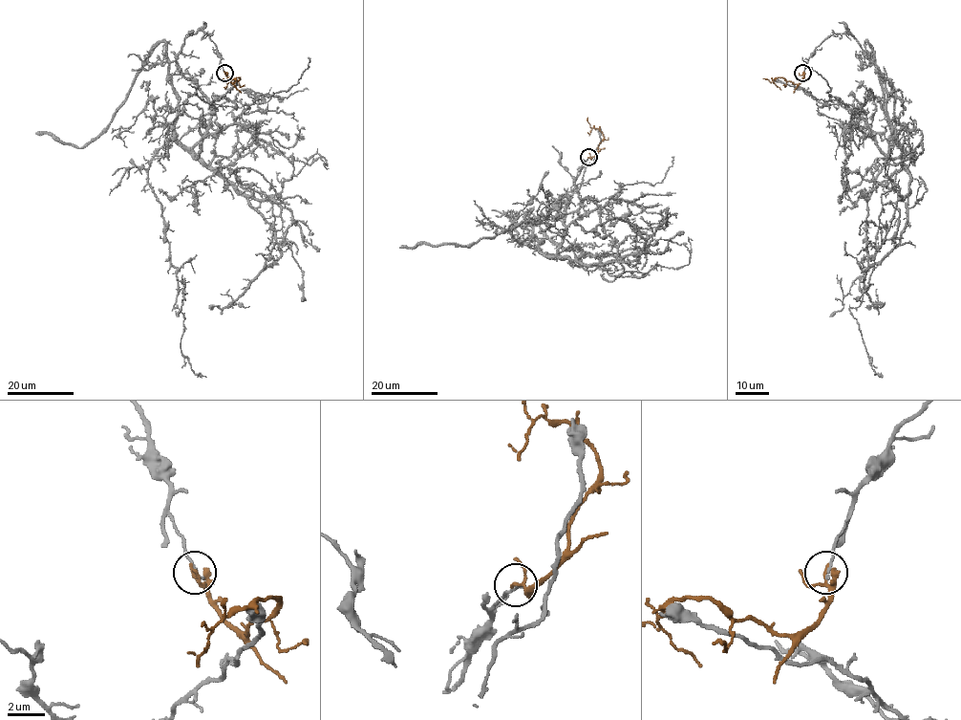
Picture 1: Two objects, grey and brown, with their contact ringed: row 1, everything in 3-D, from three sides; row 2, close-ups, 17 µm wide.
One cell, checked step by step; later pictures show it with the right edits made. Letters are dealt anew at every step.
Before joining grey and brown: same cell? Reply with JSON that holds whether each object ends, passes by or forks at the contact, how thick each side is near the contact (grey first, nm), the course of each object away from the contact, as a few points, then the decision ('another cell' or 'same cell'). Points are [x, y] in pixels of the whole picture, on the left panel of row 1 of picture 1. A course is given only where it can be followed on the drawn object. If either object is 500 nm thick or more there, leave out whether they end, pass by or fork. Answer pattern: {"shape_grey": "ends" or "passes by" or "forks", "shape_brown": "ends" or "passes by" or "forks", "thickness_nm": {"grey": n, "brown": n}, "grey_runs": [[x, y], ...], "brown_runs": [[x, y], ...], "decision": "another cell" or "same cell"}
{"shape_grey": "ends", "shape_brown": "passes by", "thickness_nm": {"grey": 140, "brown": 120}, "grey_runs": [[224, 74], [211, 32], [184, 39], [169, 61], [173, 138], [148, 171], [177, 269], [181, 351], [206, 377]], "brown_runs": [[224, 73], [233, 83], [240, 78], [227, 83], [224, 78]], "decision": "another cell"}

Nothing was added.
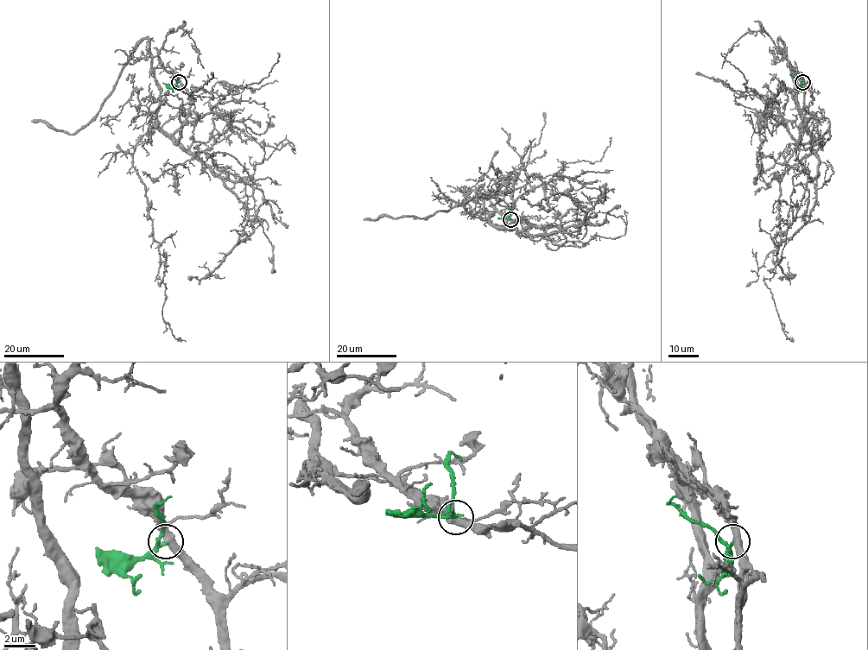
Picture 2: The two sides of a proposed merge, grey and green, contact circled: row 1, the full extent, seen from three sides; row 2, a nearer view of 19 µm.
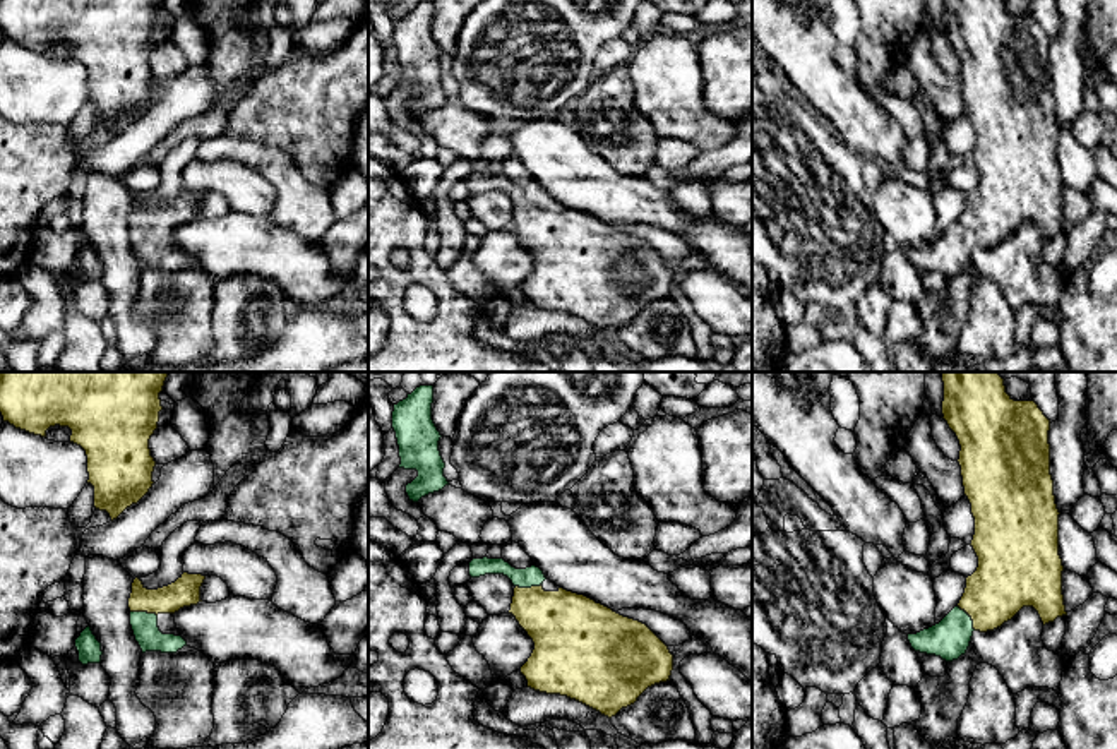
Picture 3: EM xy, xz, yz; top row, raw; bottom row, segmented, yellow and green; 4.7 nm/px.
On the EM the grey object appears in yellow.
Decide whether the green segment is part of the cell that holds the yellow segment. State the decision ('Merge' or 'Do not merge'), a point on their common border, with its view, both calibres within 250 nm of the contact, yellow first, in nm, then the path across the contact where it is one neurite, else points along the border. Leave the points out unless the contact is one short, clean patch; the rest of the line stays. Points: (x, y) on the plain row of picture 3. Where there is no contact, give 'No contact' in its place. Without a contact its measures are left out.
Merge. Touches yellow at xy (144, 227). Thickness 140 nm (yellow) against 120 nm. Path across: xy (185, 208), (156, 216), (144, 227), (144, 242)

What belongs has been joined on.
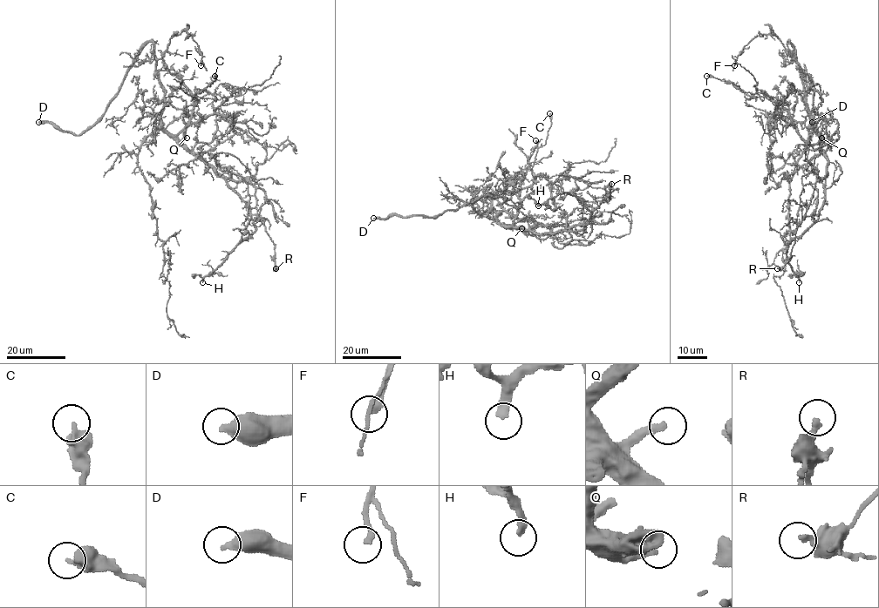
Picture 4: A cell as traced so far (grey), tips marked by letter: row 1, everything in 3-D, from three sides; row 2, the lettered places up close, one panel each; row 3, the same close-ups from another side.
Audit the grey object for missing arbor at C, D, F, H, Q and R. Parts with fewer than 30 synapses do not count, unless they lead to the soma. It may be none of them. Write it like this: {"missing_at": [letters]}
{"missing_at": ["D", "H", "Q"]}

